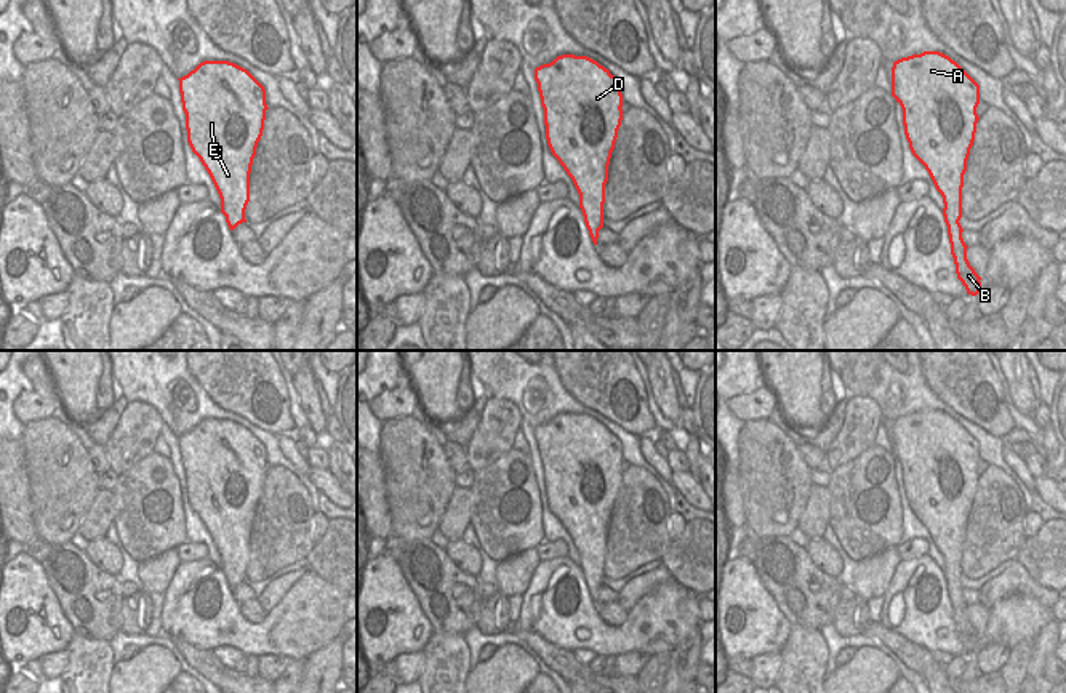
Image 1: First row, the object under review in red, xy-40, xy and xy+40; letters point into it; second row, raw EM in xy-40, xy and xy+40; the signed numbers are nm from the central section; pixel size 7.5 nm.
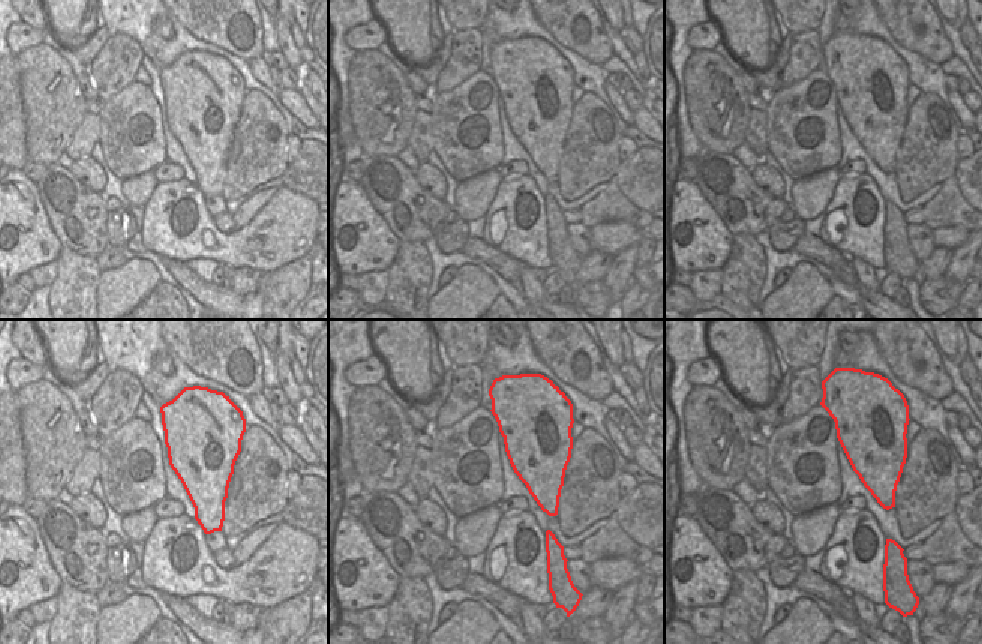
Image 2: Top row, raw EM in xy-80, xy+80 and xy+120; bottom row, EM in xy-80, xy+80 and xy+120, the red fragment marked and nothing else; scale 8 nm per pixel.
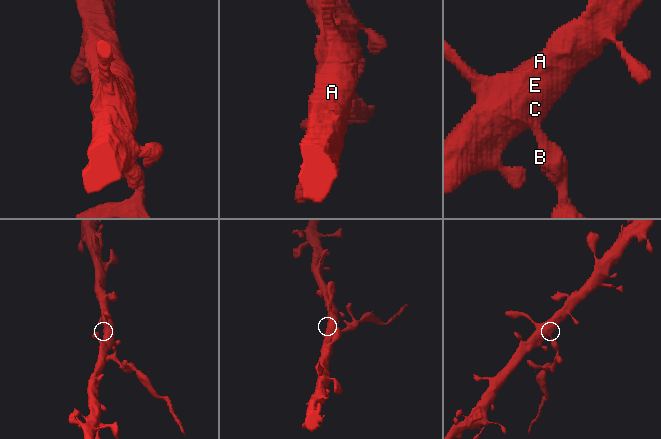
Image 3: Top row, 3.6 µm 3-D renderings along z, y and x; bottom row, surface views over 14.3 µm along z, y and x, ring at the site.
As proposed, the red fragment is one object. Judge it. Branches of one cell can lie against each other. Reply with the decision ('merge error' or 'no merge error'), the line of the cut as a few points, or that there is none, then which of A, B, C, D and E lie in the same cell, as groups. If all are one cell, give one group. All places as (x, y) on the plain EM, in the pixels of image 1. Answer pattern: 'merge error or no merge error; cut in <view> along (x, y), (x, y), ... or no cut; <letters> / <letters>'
merge error; cut in xy+40 along (957, 578), (948, 589); A C D E / B

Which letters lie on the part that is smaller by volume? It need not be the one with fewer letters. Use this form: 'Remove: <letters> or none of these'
Remove: B

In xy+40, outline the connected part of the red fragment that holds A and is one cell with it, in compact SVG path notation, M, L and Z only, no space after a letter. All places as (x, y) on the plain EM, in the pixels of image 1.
M924 410L893 421L892 455L903 467L909 507L941 552L944 581L948 589L952 589L962 576L964 533L980 479L976 472L980 443L949 415L940 410Z

